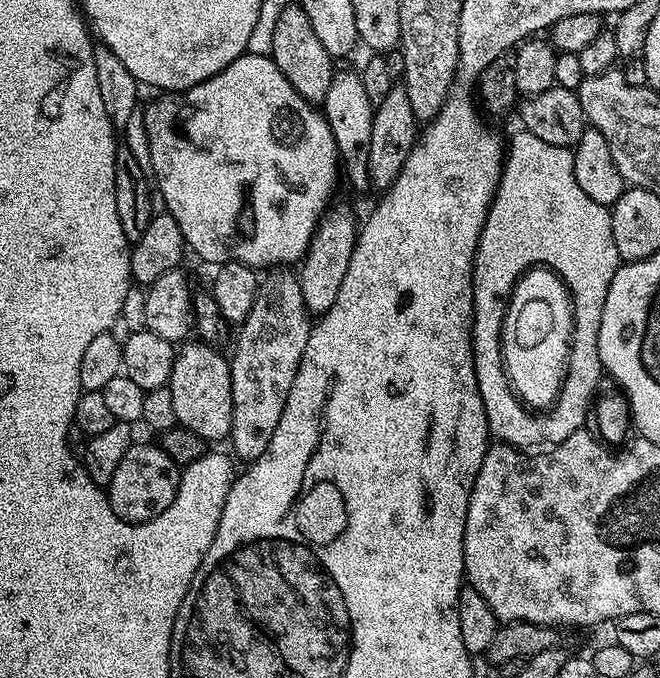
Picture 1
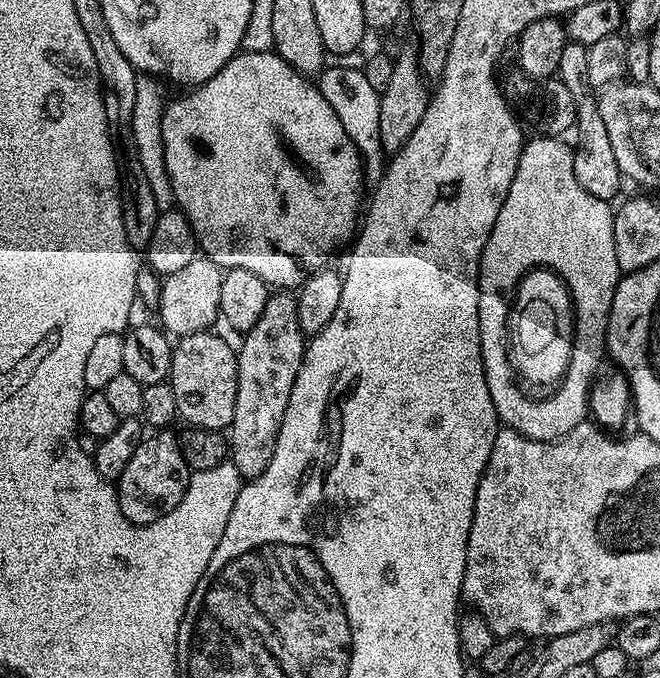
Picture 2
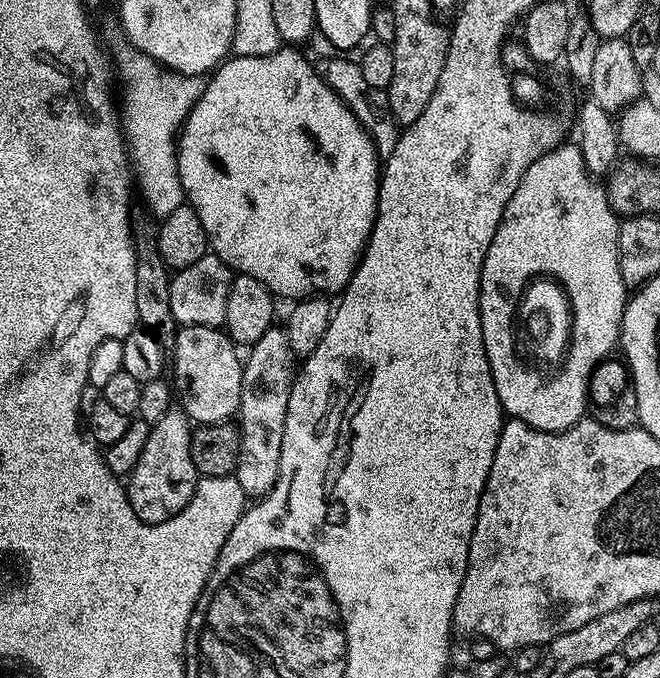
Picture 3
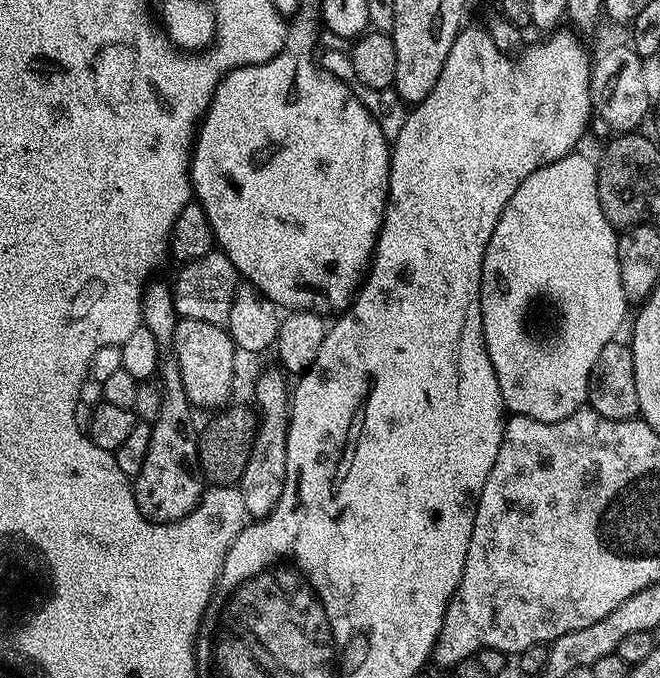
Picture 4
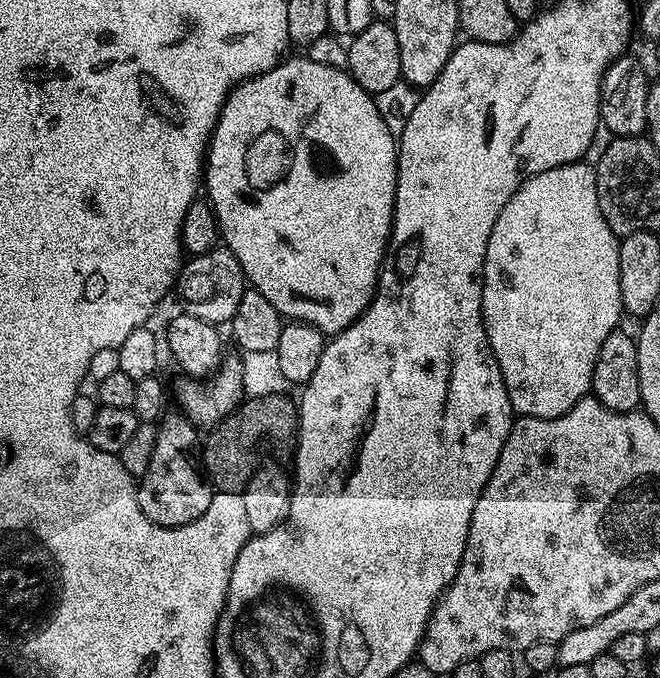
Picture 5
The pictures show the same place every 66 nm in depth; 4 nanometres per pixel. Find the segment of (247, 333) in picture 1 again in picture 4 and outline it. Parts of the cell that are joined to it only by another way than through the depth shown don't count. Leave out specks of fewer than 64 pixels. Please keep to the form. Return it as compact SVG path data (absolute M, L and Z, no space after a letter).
M279 367L268 368L256 380L252 388L252 396L256 399L255 411L258 413L256 432L252 438L252 449L246 462L246 470L242 470L239 490L242 494L244 511L249 517L268 516L275 510L278 498L282 498L282 486L286 482L286 438L288 437L288 409L290 407L290 384L287 384L285 373Z

